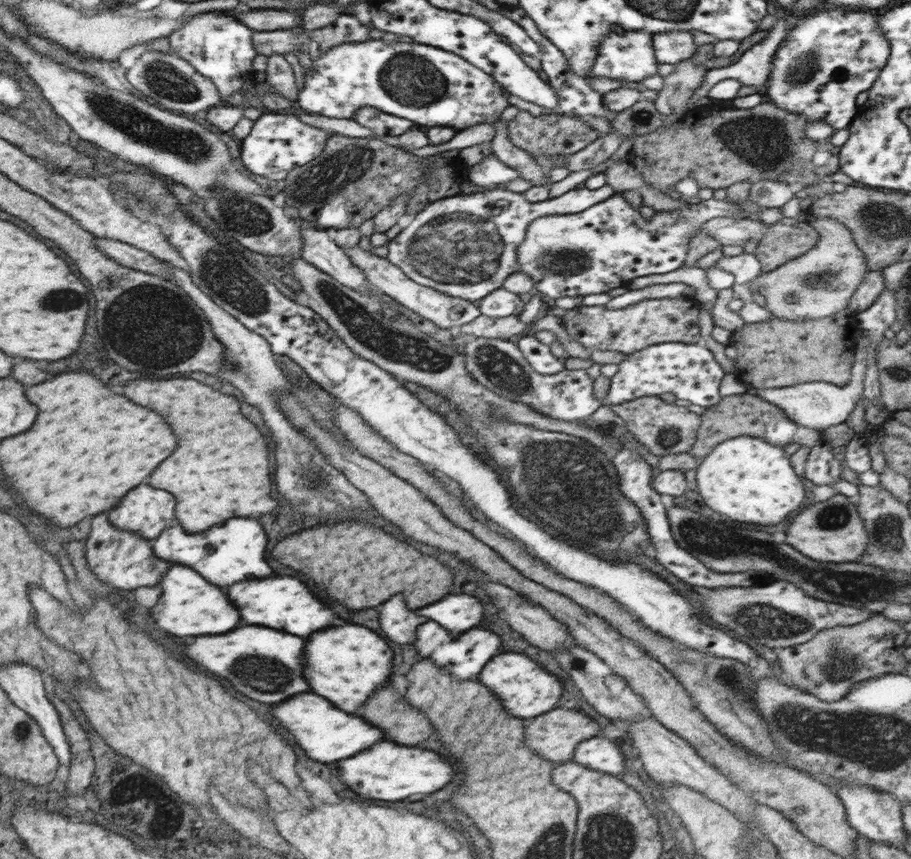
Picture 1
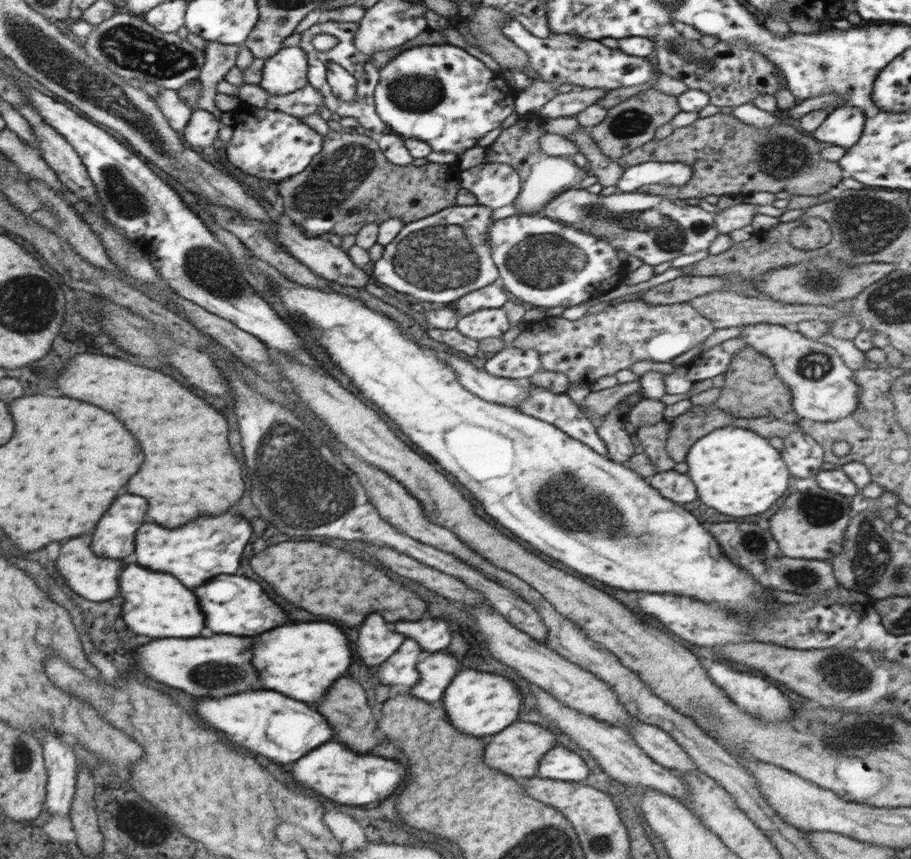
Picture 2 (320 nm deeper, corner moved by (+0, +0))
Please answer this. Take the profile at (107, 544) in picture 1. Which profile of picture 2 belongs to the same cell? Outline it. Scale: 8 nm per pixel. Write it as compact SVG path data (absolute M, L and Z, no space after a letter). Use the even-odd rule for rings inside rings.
M86 534L80 538L72 538L72 542L62 544L56 570L75 594L92 602L102 602L118 596L119 574L122 573L124 565L126 564L122 563L121 559L96 555L91 546L90 536Z

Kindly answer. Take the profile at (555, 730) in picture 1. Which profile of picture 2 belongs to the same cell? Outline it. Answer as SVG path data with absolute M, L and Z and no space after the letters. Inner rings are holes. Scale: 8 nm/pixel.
M517 721L499 733L487 737L484 762L486 762L486 766L494 770L499 770L512 778L523 780L535 776L537 766L540 766L540 760L544 758L546 752L555 746L557 746L556 735L552 731L546 730L538 724Z

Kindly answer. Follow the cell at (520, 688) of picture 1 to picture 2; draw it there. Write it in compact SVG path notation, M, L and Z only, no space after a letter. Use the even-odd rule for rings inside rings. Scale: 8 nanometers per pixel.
M463 669L452 679L439 704L458 732L487 738L516 723L522 703L523 698L510 679L480 670Z

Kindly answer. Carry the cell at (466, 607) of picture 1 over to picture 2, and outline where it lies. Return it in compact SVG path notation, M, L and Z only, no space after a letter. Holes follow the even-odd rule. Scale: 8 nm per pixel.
M427 616L416 621L395 622L393 629L406 639L413 638L426 654L445 650L452 638L448 623Z

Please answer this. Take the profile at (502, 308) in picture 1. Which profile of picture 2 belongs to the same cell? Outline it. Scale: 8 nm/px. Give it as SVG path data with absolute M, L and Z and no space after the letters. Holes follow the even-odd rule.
M500 307L483 308L459 317L456 327L460 334L468 338L484 340L484 338L494 338L504 334L509 329L509 324L506 312Z

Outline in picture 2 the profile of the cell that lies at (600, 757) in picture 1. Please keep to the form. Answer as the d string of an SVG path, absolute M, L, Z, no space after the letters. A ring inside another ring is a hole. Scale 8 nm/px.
M560 746L551 749L540 760L536 777L578 782L588 776L588 767L578 754Z

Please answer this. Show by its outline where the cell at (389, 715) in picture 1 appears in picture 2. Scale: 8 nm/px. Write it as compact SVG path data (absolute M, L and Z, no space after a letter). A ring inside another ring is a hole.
M338 678L332 684L332 690L328 690L326 696L320 700L320 704L314 704L314 706L336 732L330 742L336 742L336 738L340 738L340 742L344 746L348 746L350 750L354 750L354 746L356 746L356 752L368 752L372 746L385 741L380 734L379 723L374 719L372 709L368 706L368 698L364 688L354 680Z

